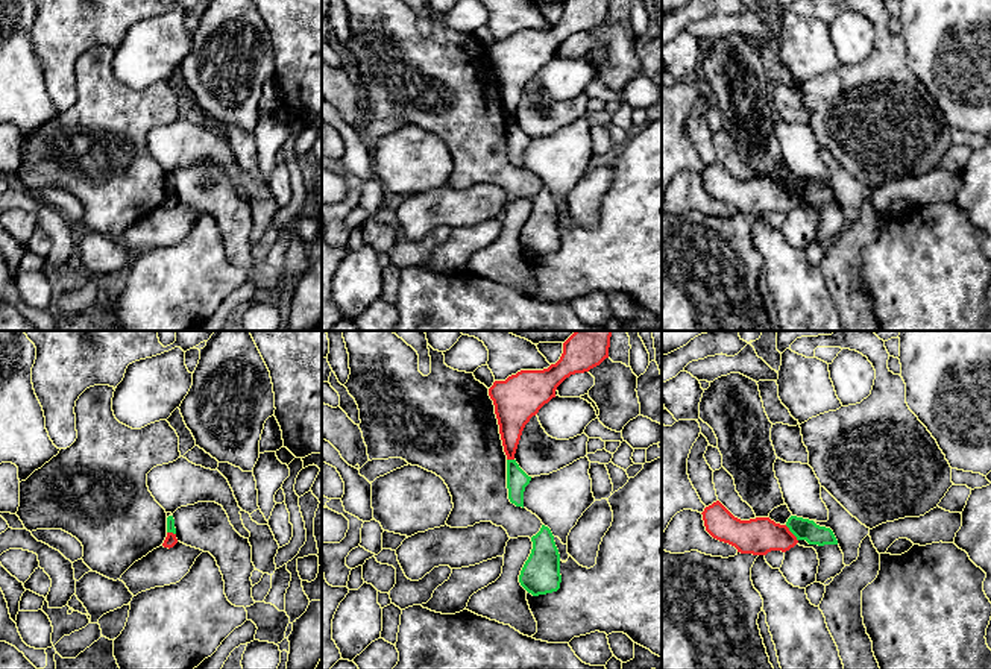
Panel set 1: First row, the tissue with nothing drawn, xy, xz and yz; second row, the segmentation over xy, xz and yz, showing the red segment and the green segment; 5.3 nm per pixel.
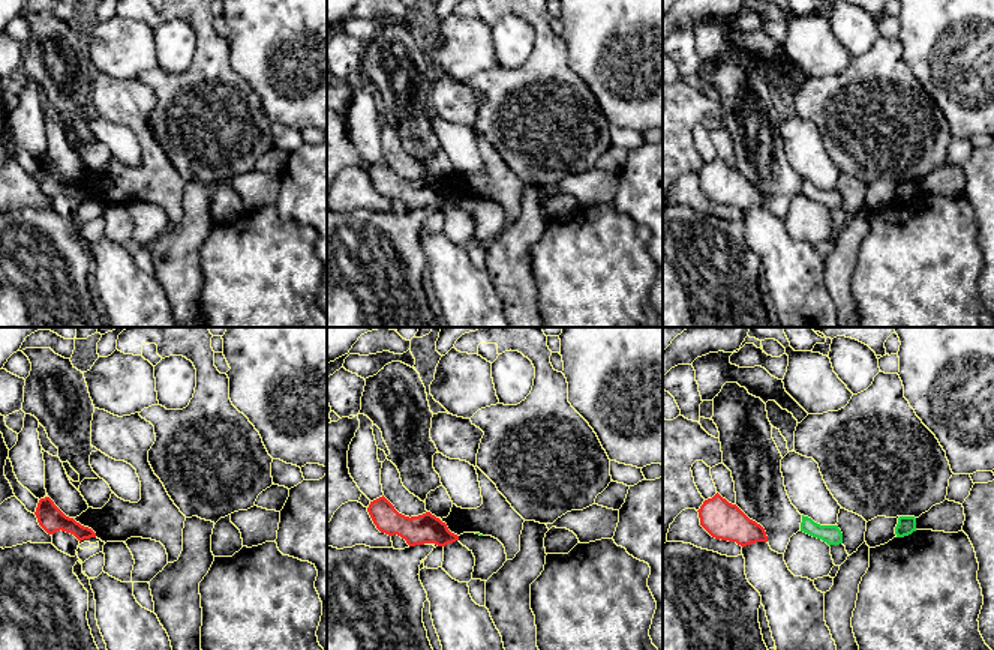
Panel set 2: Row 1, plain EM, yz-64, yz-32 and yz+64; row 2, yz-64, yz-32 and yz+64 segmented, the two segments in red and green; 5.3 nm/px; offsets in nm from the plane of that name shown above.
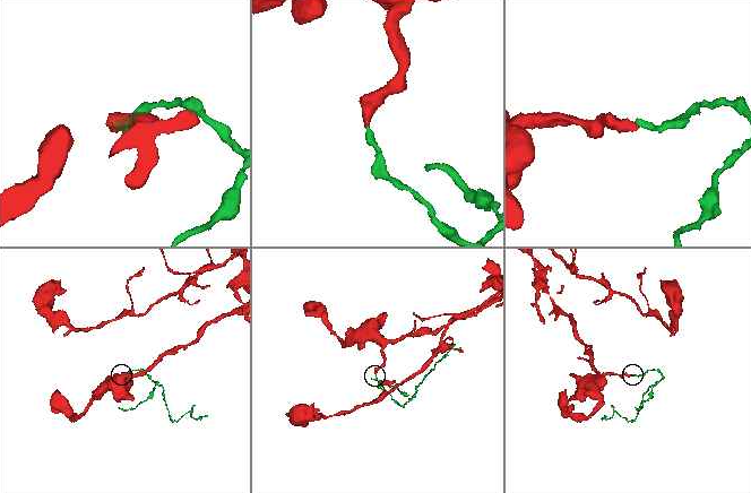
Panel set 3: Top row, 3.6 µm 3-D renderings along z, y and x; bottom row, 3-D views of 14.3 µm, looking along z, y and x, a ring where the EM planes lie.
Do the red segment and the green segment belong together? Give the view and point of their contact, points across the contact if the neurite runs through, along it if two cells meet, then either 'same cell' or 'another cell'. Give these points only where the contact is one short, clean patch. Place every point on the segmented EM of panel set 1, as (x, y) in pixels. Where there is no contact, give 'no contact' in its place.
contact yz (791, 533); border yz (785, 525), (797, 540); another cell

